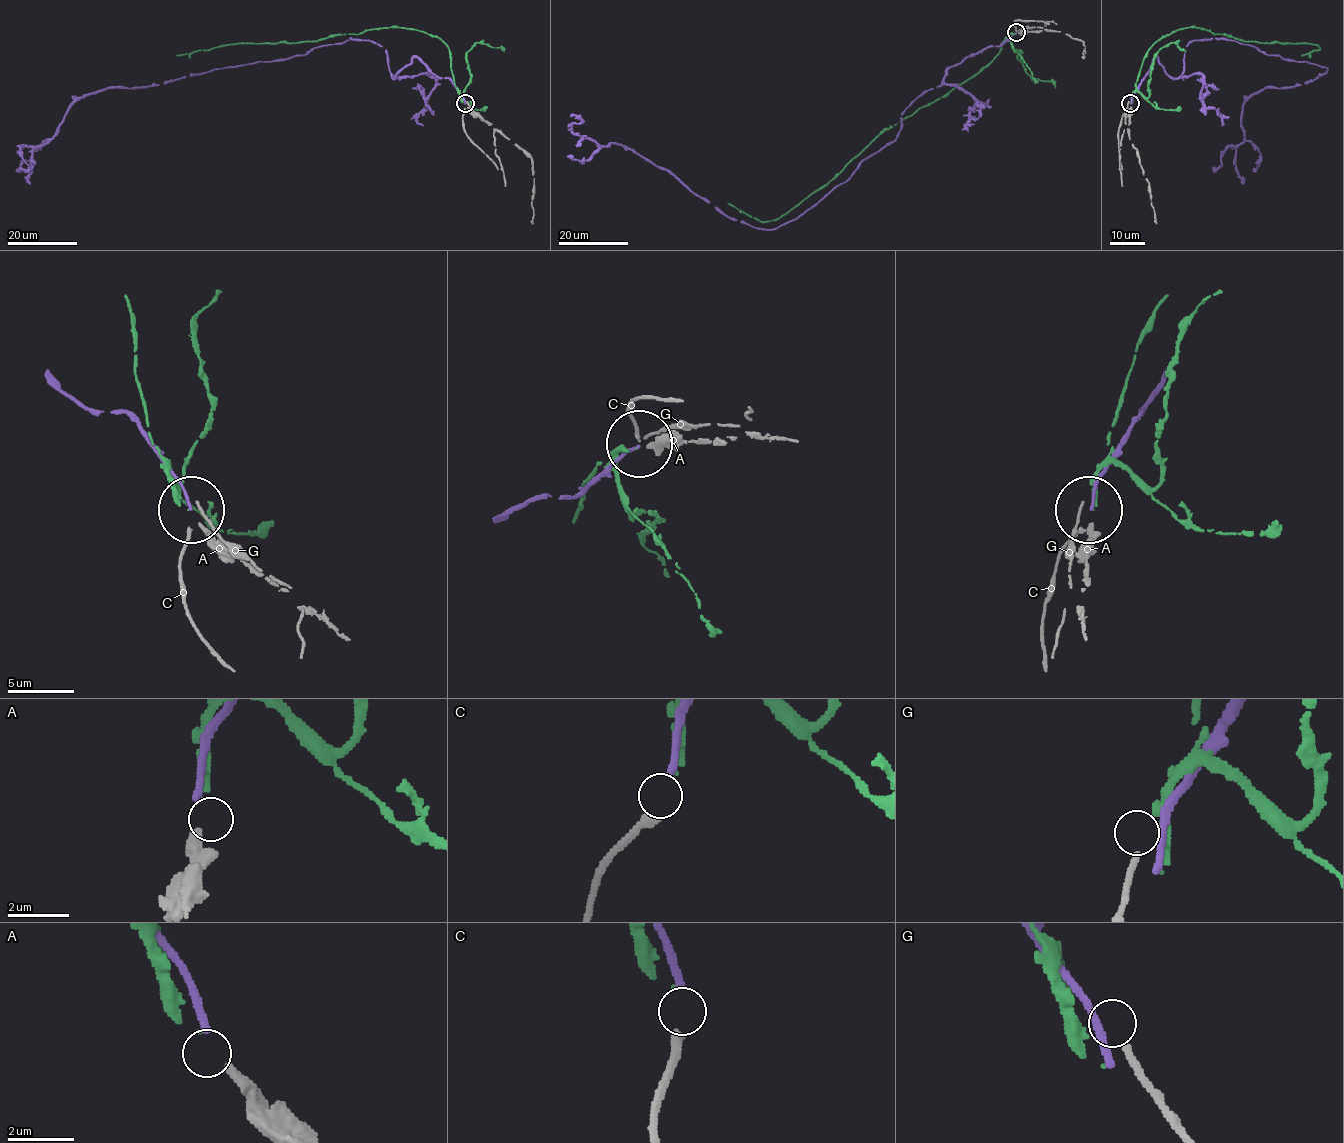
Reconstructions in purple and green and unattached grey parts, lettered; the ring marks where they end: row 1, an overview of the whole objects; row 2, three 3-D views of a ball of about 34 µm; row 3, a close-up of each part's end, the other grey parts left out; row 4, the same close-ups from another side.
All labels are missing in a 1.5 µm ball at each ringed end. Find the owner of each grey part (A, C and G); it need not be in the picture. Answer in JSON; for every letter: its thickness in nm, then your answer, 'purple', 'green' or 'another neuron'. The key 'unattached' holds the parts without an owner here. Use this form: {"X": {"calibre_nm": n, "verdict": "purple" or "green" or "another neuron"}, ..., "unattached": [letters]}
{"A": {"calibre_nm": 320, "verdict": "green"}, "C": {"calibre_nm": 320, "verdict": "purple"}, "G": {"calibre_nm": 200, "verdict": "another neuron"}, "unattached": ["G"]}

